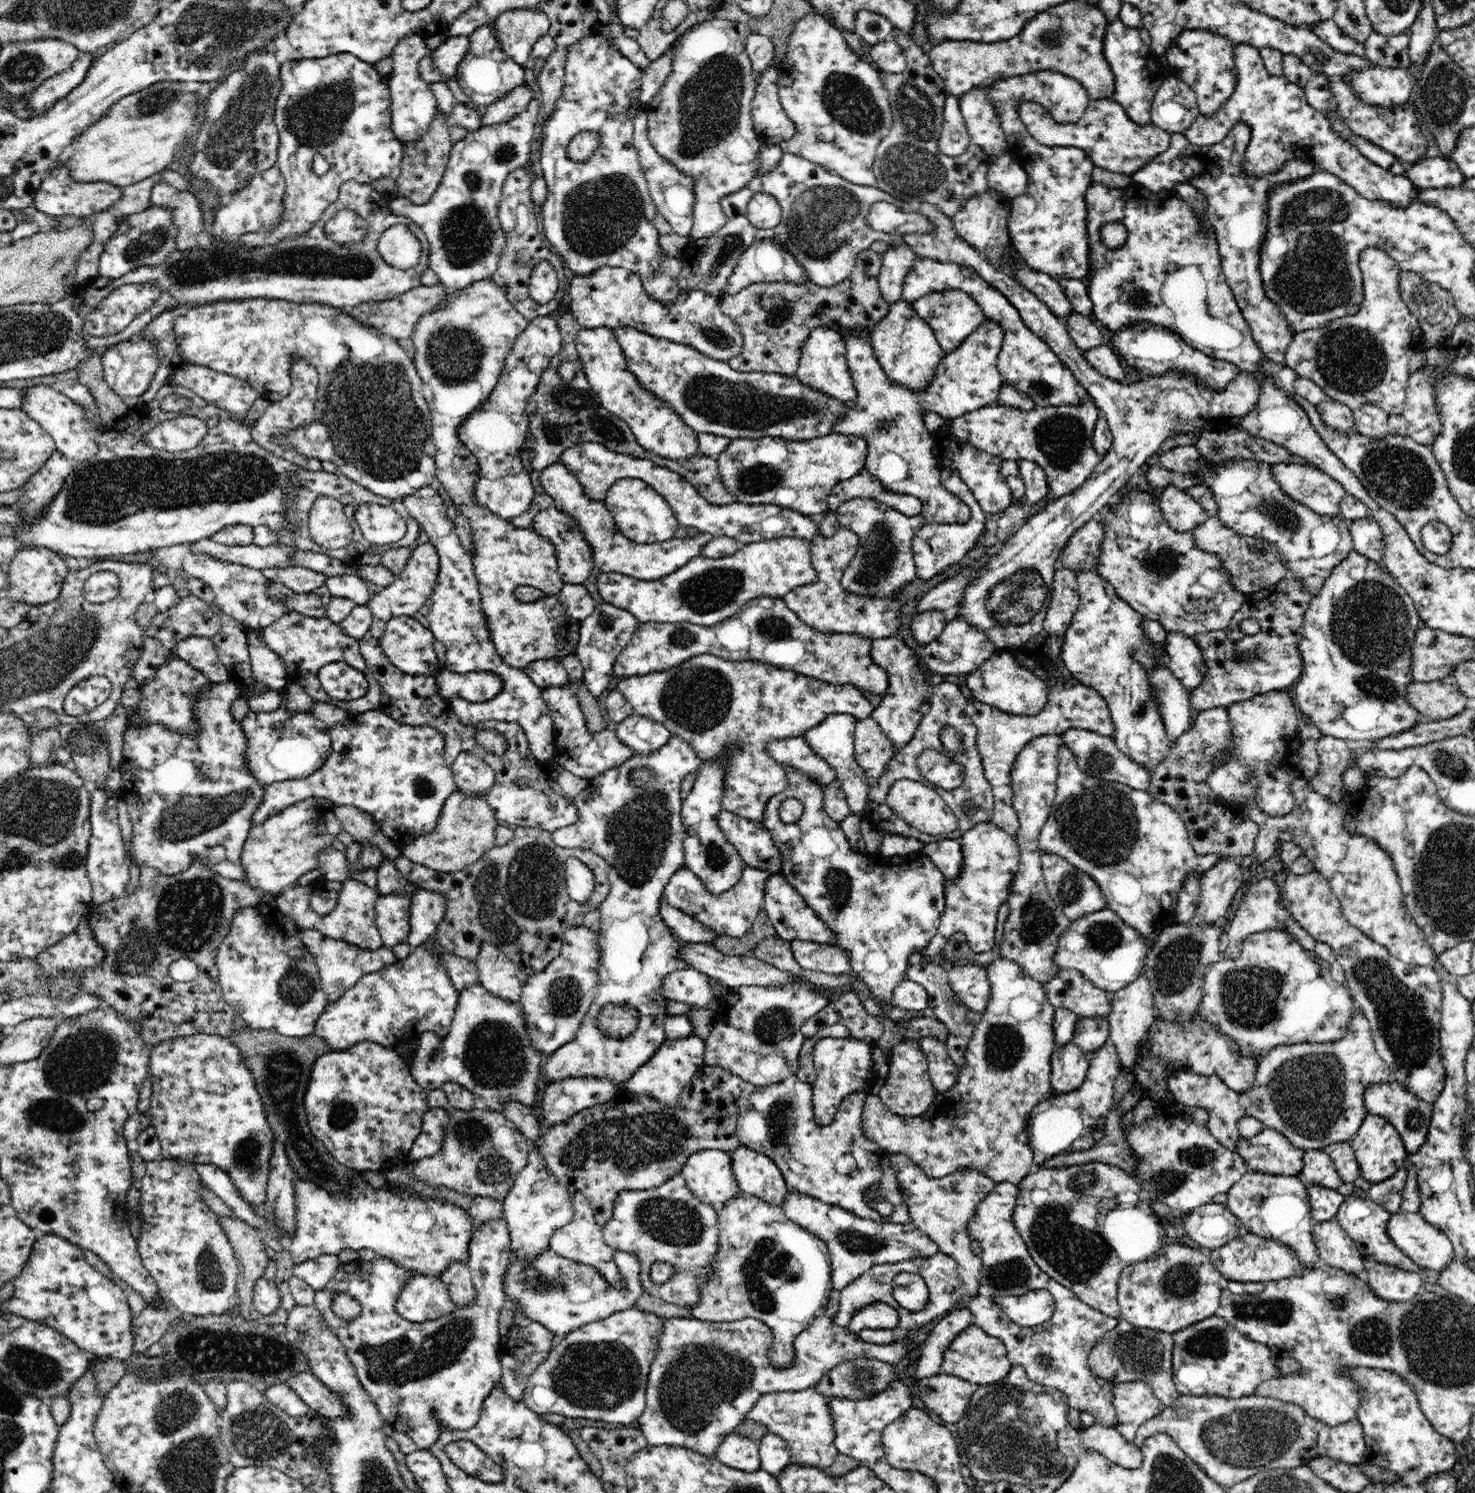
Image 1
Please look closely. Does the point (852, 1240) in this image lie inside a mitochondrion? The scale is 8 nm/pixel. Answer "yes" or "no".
yes

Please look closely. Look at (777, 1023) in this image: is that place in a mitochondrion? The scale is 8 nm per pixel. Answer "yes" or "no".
yes

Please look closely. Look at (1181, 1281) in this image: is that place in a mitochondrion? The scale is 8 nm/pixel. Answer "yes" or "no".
yes

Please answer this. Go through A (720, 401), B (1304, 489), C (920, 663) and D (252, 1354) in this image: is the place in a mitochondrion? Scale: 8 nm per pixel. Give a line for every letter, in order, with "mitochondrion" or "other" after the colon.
A: mitochondrion
B: mitochondrion
C: other
D: mitochondrion

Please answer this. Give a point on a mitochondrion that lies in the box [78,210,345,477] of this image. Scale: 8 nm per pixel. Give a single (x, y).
(153, 239)

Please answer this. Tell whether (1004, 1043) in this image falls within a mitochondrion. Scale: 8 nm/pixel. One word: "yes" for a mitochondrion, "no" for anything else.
yes

